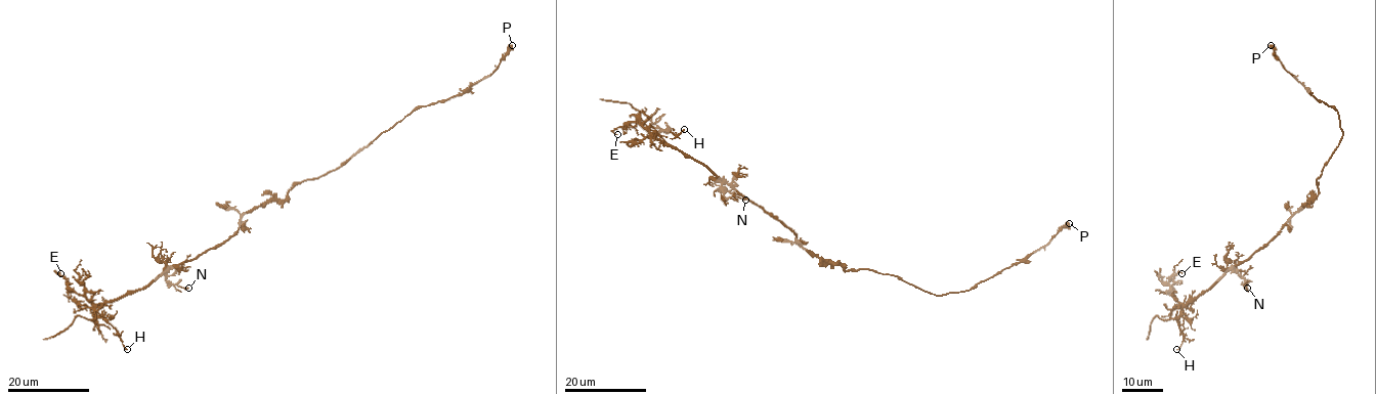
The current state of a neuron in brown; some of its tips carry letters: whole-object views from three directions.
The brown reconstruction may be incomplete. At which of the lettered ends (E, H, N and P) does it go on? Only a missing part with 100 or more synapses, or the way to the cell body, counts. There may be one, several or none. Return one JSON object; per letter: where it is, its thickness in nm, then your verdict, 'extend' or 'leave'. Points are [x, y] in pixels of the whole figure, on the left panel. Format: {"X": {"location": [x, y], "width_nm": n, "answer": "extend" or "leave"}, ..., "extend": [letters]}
{"E": {"location": [60, 273], "width_nm": 140, "answer": "leave"}, "H": {"location": [127, 349], "width_nm": 160, "answer": "leave"}, "N": {"location": [188, 288], "width_nm": 200, "answer": "leave"}, "P": {"location": [512, 45], "width_nm": 500, "answer": "leave"}, "extend": []}

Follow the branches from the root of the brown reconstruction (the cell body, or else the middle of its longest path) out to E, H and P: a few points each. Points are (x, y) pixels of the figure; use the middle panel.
E: (822, 260), (803, 249), (783, 224), (701, 164), (654, 139), (637, 122), (616, 128), (613, 131), (617, 134)
H: (822, 260), (803, 249), (783, 224), (704, 166), (651, 134), (668, 130), (677, 136), (684, 129)
P: (822, 260), (837, 263), (845, 270), (871, 269), (894, 274), (936, 295), (958, 293), (1023, 262), (1069, 223)

